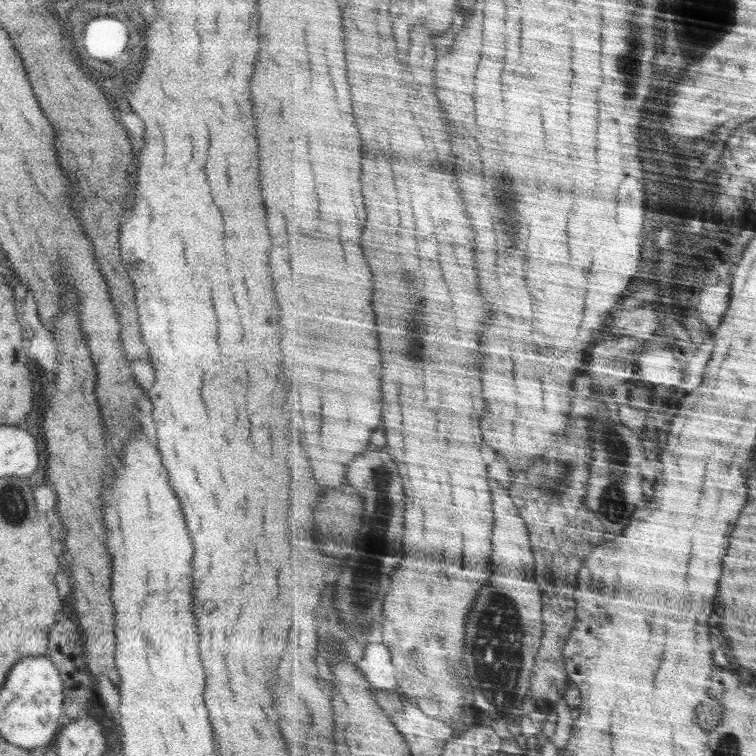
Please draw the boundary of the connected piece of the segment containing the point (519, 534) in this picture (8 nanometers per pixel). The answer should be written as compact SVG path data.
M492 482L496 500L496 536L494 536L494 564L498 568L524 568L522 574L536 572L534 552L530 550L530 530L520 516L520 508L510 498L508 490Z

